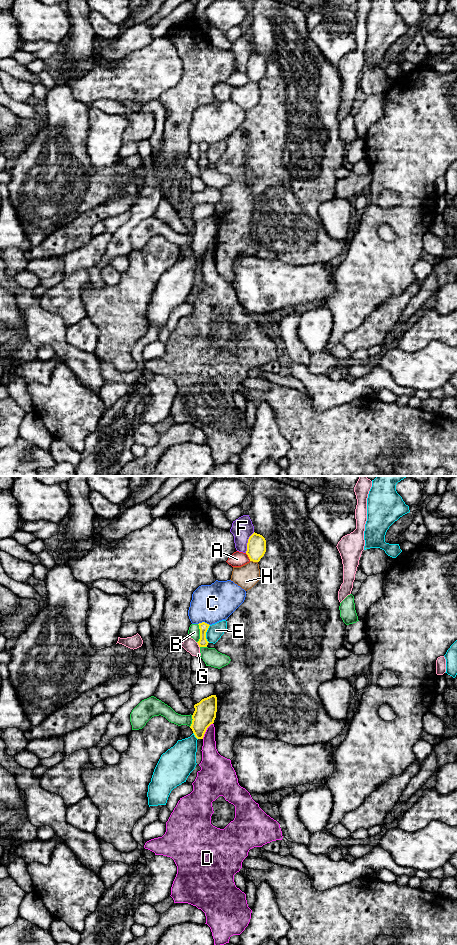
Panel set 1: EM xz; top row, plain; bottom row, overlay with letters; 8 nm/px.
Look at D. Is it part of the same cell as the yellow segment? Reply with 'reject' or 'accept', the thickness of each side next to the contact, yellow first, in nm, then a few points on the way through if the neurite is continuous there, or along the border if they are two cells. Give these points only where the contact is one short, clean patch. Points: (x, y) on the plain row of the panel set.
reject | 180/170 nm | along xz (212, 243), (202, 258)

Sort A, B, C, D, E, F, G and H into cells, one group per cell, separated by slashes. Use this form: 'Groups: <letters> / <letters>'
Groups: A / B / C / D / E / F / G / H

